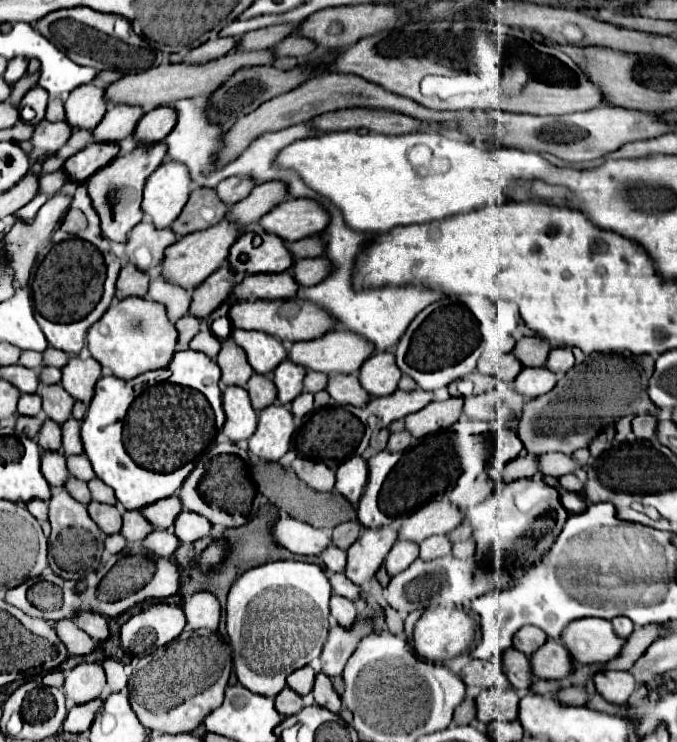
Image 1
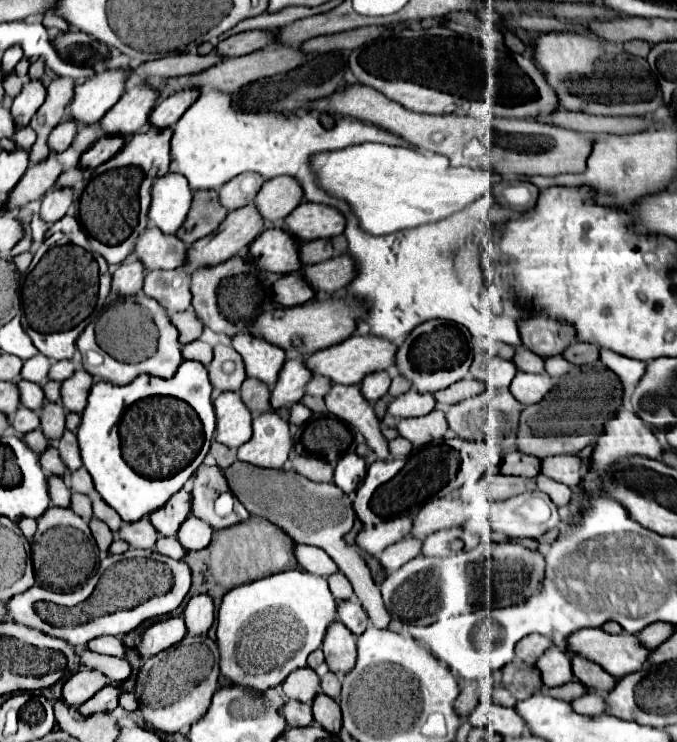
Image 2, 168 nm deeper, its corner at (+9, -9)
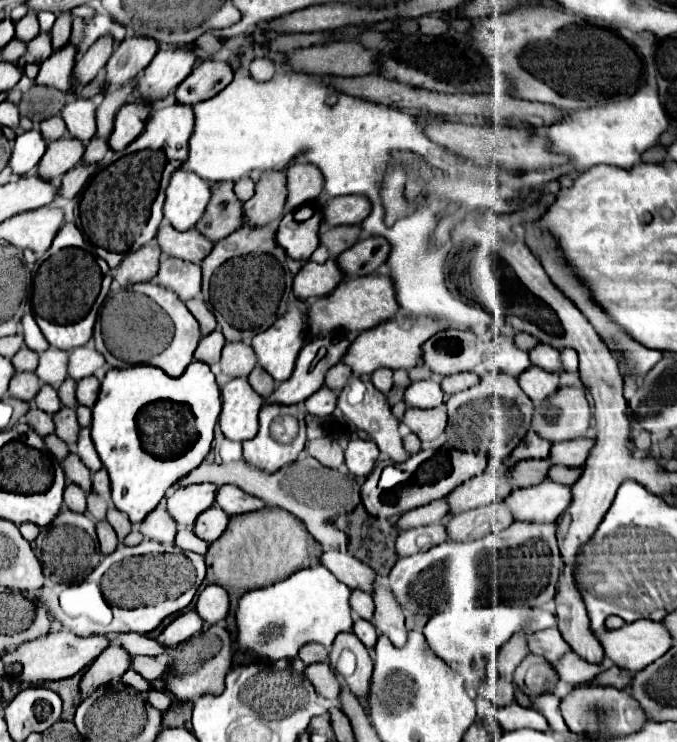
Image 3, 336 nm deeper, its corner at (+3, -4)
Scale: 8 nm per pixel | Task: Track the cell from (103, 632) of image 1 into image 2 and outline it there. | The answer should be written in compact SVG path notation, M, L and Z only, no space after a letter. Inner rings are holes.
M97 637L93 641L87 643L87 647L95 653L103 653L103 655L115 655L115 657L123 657L125 647L121 643L121 637Z

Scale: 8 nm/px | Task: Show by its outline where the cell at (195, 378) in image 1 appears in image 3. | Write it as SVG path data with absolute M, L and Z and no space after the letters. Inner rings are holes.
M191 362L179 378L171 378L161 368L147 364L111 368L105 374L99 400L93 406L91 438L111 476L115 508L125 512L131 522L143 522L165 496L167 488L203 462L211 450L213 426L217 424L219 412L219 386L203 362ZM161 400L165 400L167 406L151 406ZM143 406L149 408L149 418L139 418Z

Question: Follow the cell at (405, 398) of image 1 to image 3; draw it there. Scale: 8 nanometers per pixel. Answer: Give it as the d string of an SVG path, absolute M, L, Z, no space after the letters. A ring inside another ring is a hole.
M421 380L421 382L413 382L407 390L405 390L405 402L407 406L413 408L435 408L443 404L443 390L439 386L439 382L435 380Z

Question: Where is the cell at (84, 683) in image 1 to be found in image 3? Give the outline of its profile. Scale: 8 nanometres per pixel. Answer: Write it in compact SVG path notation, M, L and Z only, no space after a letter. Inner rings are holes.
M111 644L99 656L99 660L95 660L87 668L87 672L85 672L83 680L81 680L83 698L87 698L95 688L99 688L103 684L109 684L113 678L121 678L123 672L129 670L129 664L131 664L131 654L123 646Z

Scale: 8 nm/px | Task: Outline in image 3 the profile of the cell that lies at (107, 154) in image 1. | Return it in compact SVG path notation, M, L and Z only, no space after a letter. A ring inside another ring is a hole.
M125 104L115 118L115 128L109 138L109 146L113 150L123 150L127 144L131 144L145 128L145 122L149 118L151 104Z

